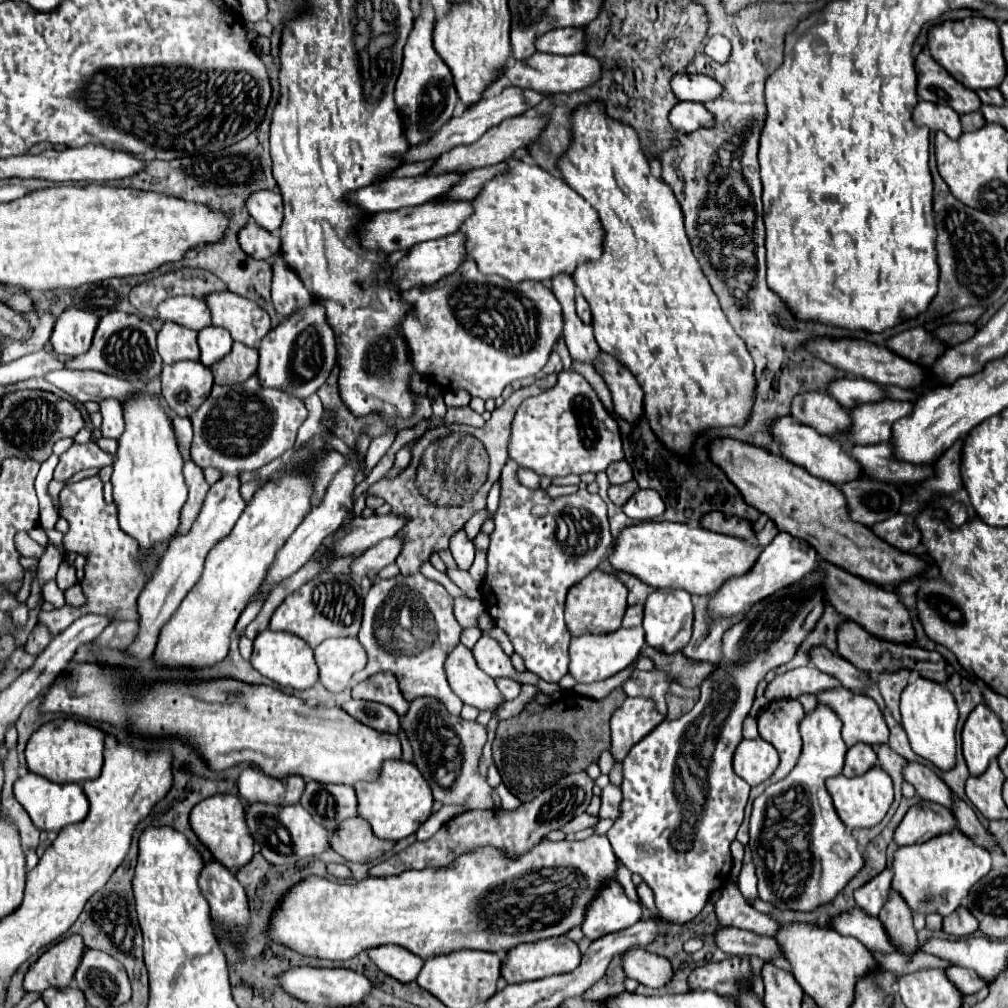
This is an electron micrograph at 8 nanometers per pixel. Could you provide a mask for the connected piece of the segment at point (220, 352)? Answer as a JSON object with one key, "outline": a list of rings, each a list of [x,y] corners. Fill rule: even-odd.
{"outline":[[[206,326],[198,332],[198,344],[200,344],[200,362],[204,366],[214,364],[216,360],[224,358],[232,348],[232,336],[220,326]]]}

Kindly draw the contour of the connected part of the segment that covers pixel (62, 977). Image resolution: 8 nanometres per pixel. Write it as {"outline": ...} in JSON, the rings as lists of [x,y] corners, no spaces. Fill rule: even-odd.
{"outline":[[[70,936],[56,942],[46,950],[26,972],[24,990],[42,994],[46,988],[64,988],[72,982],[72,976],[80,964],[84,944],[80,936]]]}

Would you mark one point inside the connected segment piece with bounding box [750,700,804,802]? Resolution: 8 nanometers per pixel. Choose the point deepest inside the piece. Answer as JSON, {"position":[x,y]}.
{"position":[778,724]}

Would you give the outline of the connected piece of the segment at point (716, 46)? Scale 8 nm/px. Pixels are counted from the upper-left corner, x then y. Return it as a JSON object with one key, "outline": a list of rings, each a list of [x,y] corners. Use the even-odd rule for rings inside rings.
{"outline":[[[710,36],[702,52],[708,54],[710,58],[714,58],[716,62],[724,62],[730,56],[730,44],[724,36]]]}

